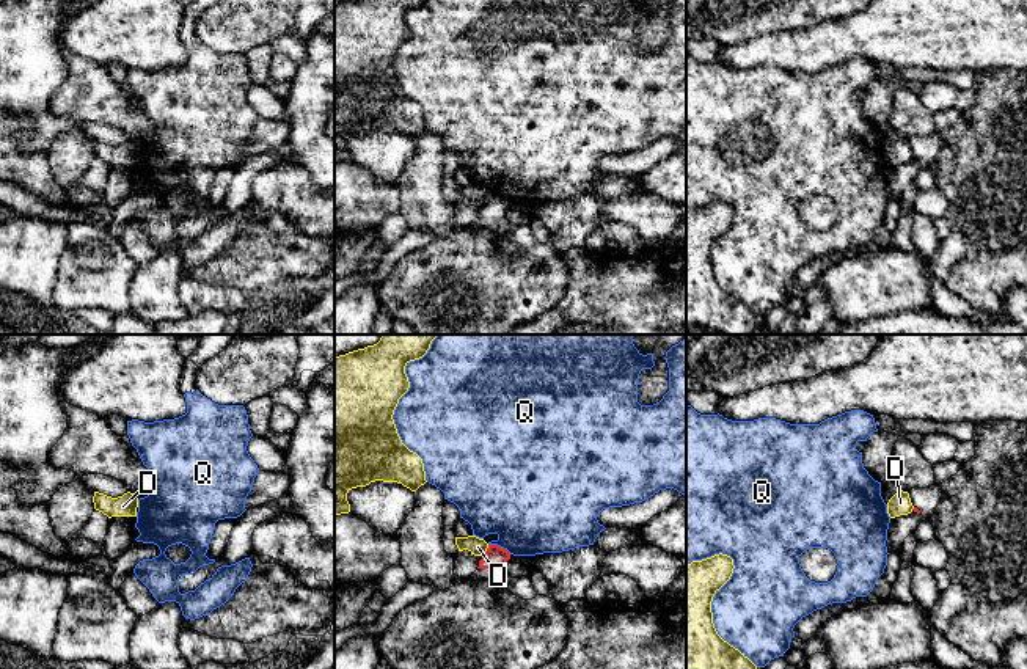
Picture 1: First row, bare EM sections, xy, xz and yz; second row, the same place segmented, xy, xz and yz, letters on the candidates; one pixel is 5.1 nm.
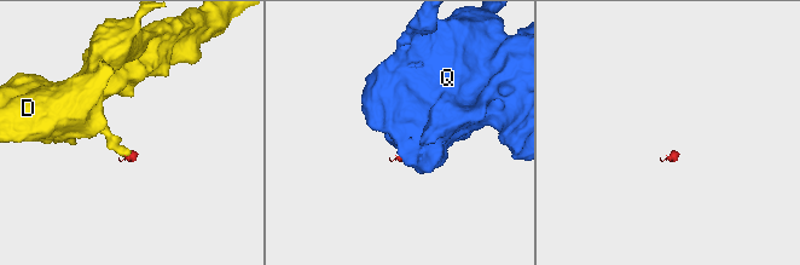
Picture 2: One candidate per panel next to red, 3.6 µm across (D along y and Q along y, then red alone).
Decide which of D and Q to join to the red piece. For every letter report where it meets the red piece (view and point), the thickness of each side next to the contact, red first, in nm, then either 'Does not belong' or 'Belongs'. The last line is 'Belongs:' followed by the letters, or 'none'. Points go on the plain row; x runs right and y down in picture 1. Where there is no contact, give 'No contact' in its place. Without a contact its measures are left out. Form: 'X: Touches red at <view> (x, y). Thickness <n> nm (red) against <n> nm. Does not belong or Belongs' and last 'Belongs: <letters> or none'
D: Touches red at xz (486, 200). Thickness 120 nm (red) against 90 nm. Does not belong
Q: Touches red at xz (500, 195). Thickness 120 nm (red) against 440 nm. Does not belong
Belongs: none

